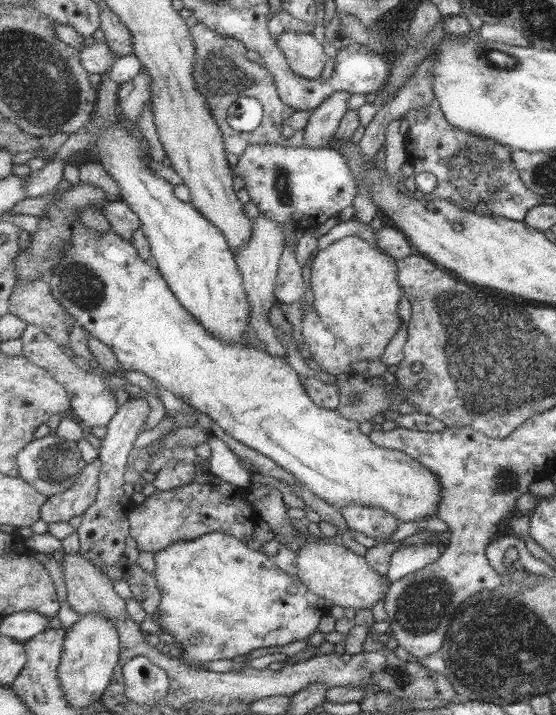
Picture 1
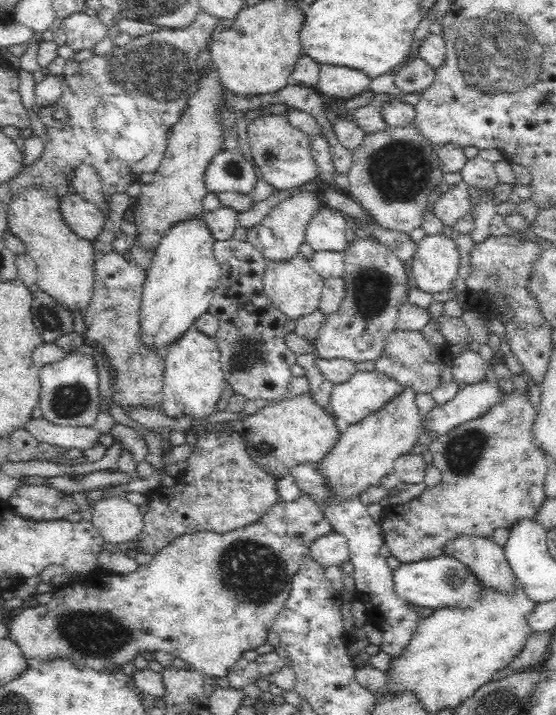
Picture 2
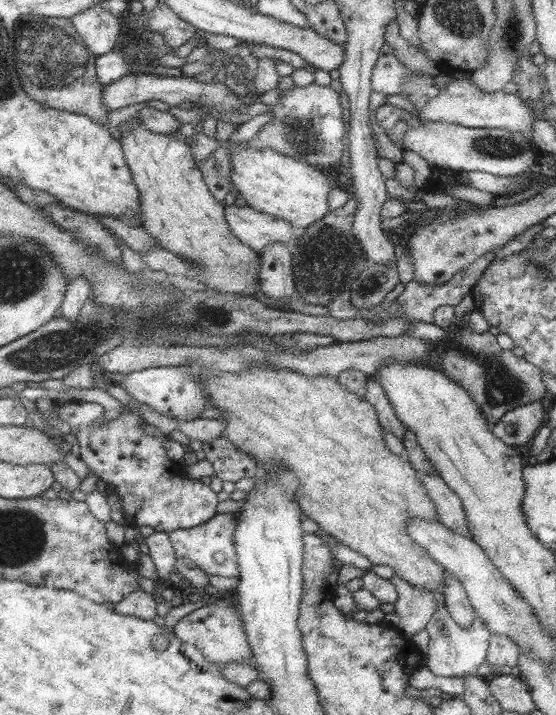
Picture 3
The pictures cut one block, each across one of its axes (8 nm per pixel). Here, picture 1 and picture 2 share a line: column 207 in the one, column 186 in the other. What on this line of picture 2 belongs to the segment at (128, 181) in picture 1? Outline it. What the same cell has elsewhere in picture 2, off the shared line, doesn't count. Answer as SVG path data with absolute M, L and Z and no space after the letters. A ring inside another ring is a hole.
M185 219L172 226L156 246L152 264L147 270L140 301L139 326L142 328L142 341L156 350L166 349L186 331L194 327L201 314L207 312L214 289L220 278L219 262L212 252L215 239L208 232L203 219Z

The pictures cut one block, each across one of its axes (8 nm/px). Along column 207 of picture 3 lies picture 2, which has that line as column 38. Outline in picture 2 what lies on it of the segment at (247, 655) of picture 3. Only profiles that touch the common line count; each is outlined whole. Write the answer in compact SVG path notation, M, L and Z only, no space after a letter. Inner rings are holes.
M301 494L296 502L284 502L280 500L260 519L260 522L250 526L240 527L239 530L230 531L227 534L216 534L212 532L194 532L184 534L176 538L169 546L153 555L147 565L138 565L133 572L117 573L115 571L104 571L97 569L91 574L80 577L78 580L71 580L67 584L57 588L50 601L45 604L38 604L34 608L26 608L20 616L16 616L10 624L9 638L16 643L27 659L67 659L78 667L88 667L95 671L113 671L114 668L122 668L124 664L133 662L136 656L144 652L168 652L173 658L180 658L191 664L193 669L208 677L226 676L227 670L242 658L245 650L252 650L259 644L267 642L268 629L273 625L276 615L284 608L286 600L292 590L292 578L300 568L304 556L309 553L310 546L316 538L323 537L332 532L332 527L322 510L319 510L318 503L308 494Z

